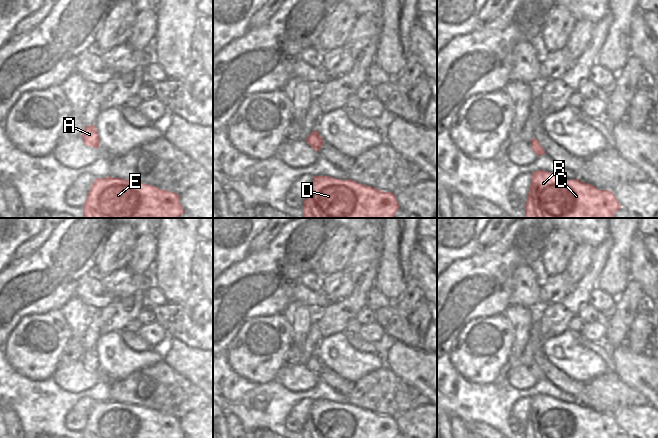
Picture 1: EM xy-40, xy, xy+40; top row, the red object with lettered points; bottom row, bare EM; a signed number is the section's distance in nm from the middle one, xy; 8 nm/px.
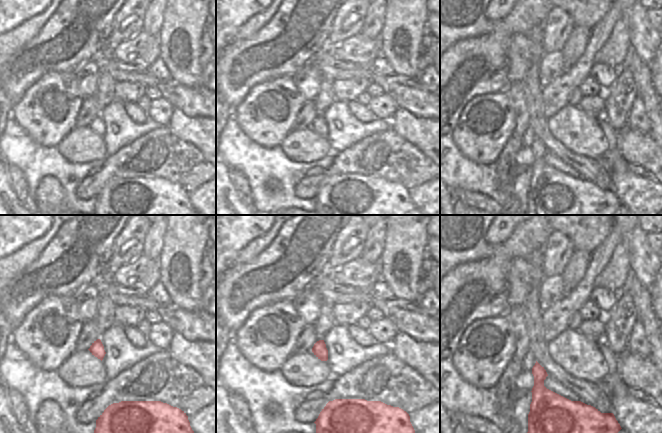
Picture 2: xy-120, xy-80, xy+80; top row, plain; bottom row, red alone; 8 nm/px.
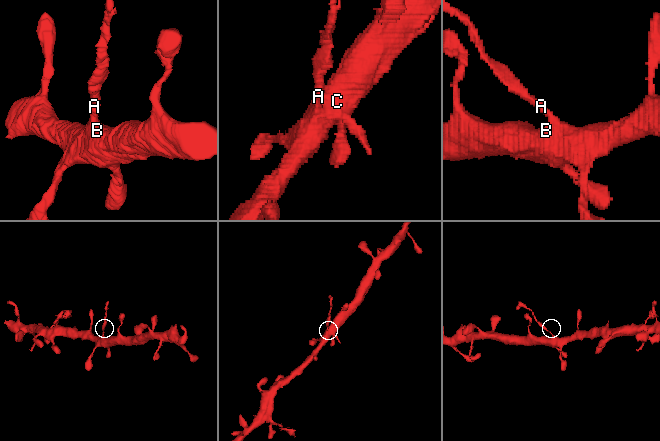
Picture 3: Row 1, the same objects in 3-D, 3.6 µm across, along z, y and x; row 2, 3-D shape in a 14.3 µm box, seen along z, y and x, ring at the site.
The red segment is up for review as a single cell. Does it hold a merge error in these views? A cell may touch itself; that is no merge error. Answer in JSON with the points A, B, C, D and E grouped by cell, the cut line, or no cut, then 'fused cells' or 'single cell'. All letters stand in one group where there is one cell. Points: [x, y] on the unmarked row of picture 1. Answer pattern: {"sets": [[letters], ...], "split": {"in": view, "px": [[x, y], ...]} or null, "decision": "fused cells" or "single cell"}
{"sets": [["A"], ["B", "C", "D", "E"]], "split": {"in": "xy", "px": [[309, 368], [313, 368], [319, 373]]}, "decision": "fused cells"}

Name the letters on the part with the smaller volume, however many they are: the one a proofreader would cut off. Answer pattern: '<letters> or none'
A

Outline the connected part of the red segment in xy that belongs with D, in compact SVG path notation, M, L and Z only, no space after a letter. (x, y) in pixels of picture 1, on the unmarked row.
M313 400L303 427L303 438L395 438L398 433L392 416L330 400Z

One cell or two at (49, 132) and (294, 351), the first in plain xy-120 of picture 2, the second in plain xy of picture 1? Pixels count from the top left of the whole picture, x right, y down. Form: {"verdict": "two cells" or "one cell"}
{"verdict": "two cells"}

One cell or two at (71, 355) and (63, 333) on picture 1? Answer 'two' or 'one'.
two

